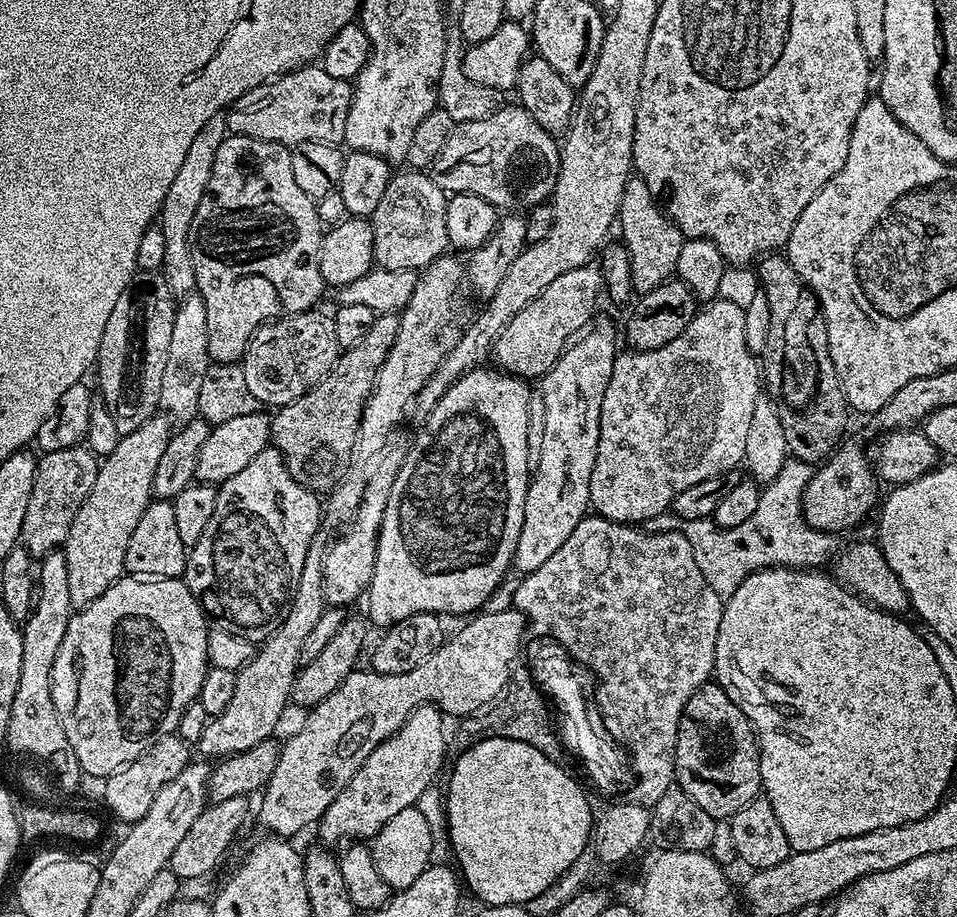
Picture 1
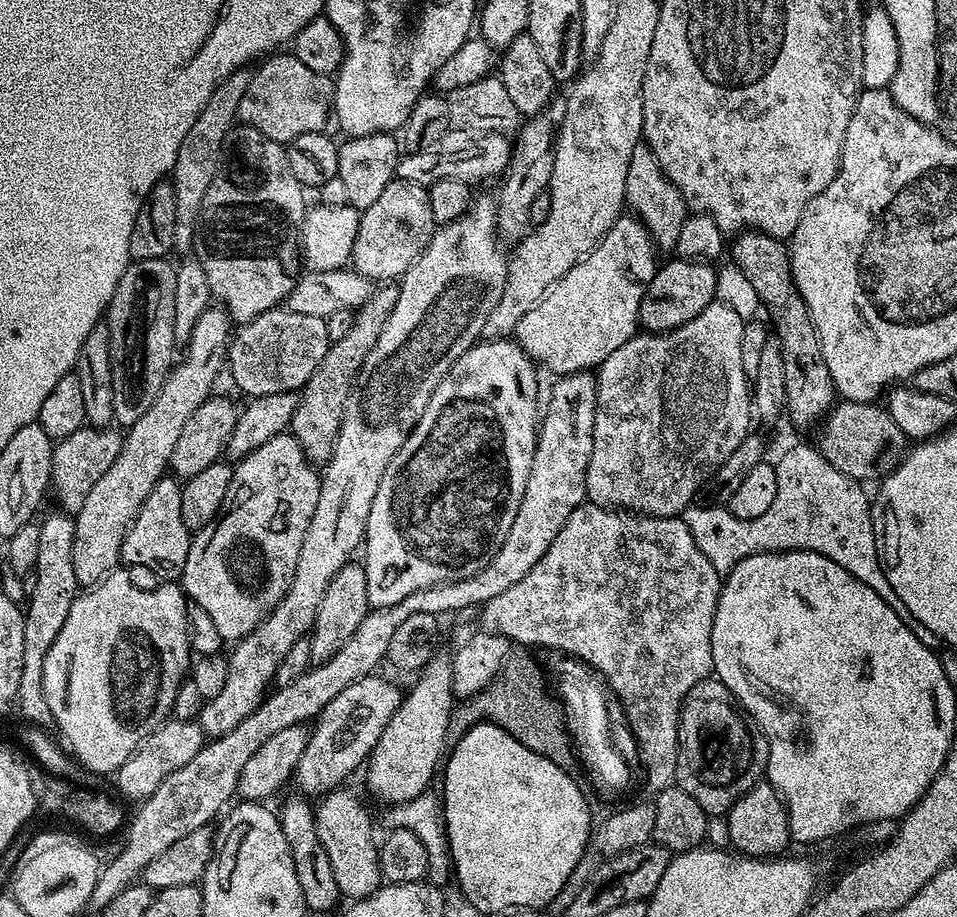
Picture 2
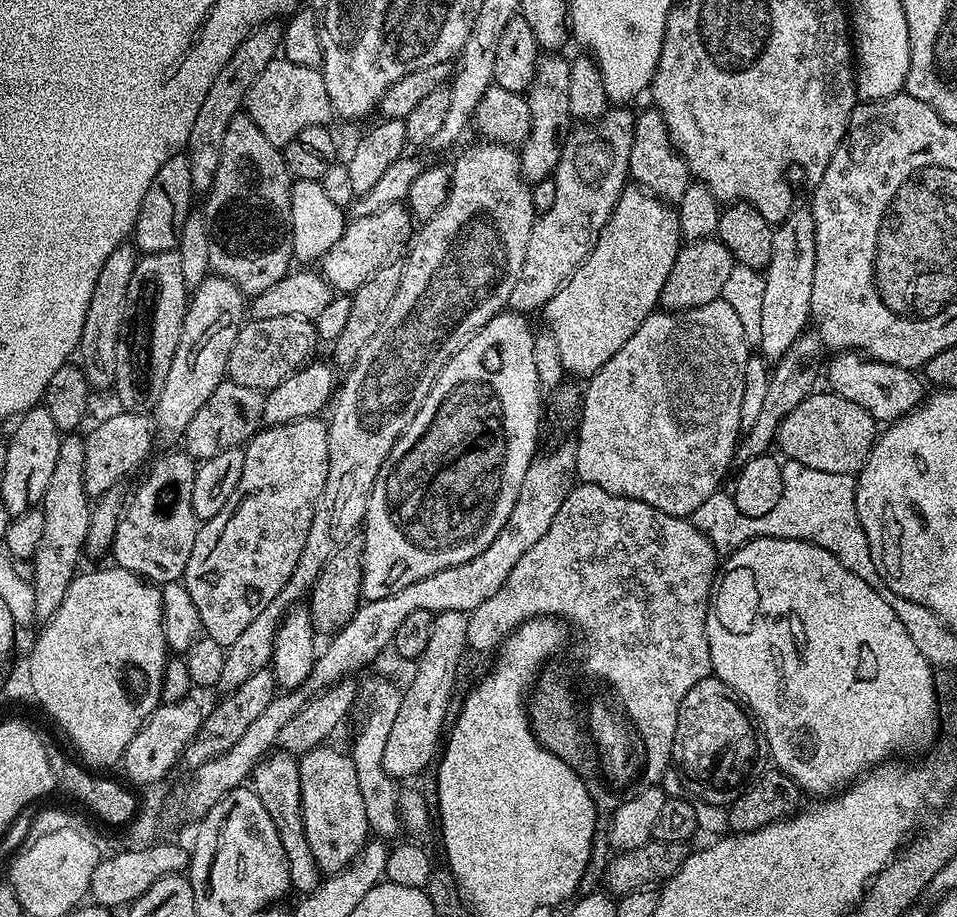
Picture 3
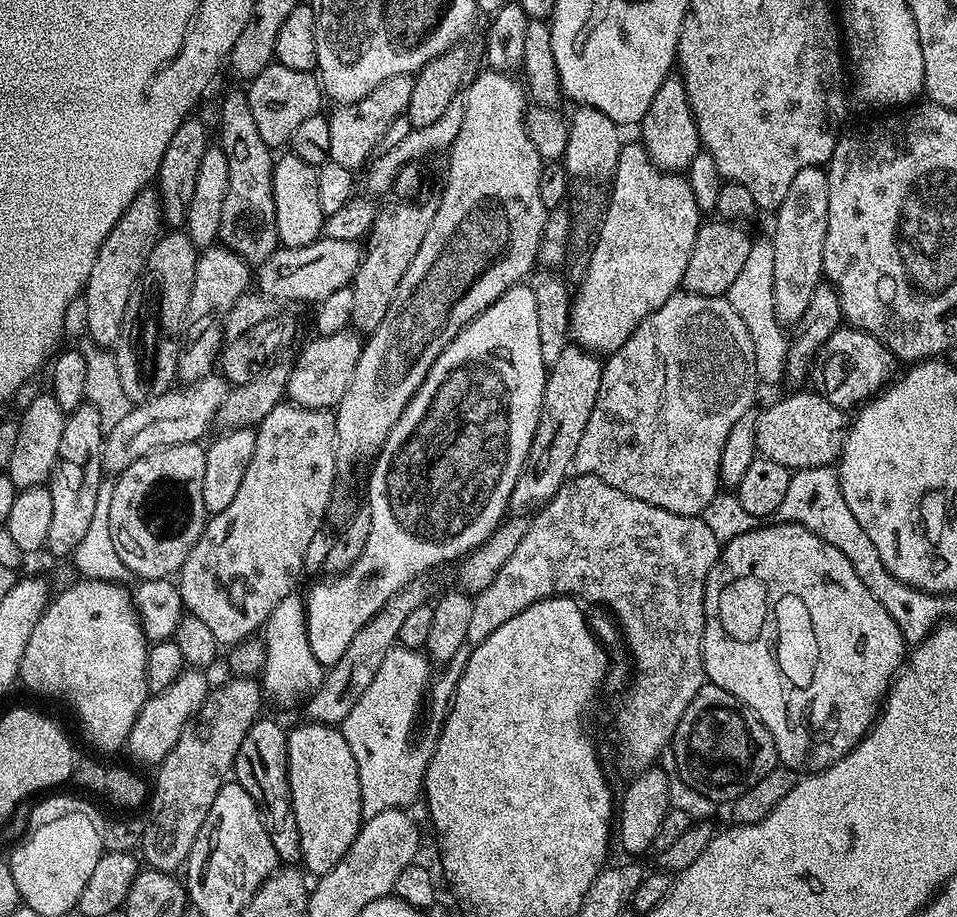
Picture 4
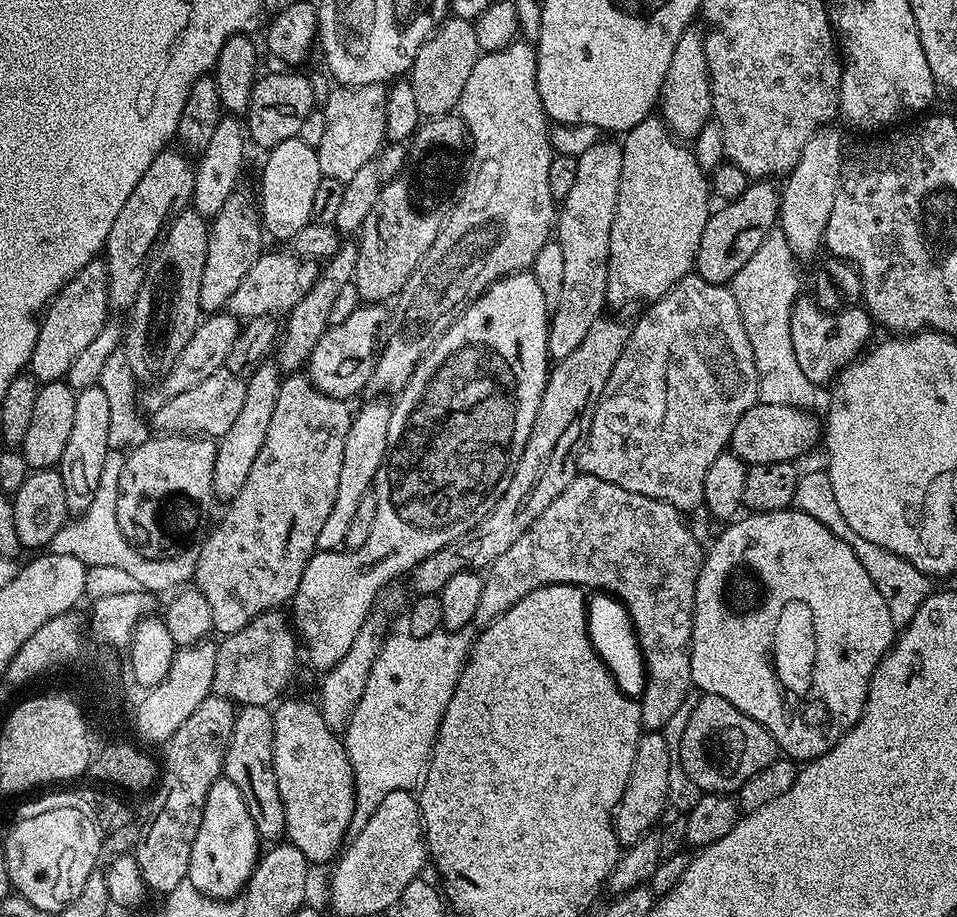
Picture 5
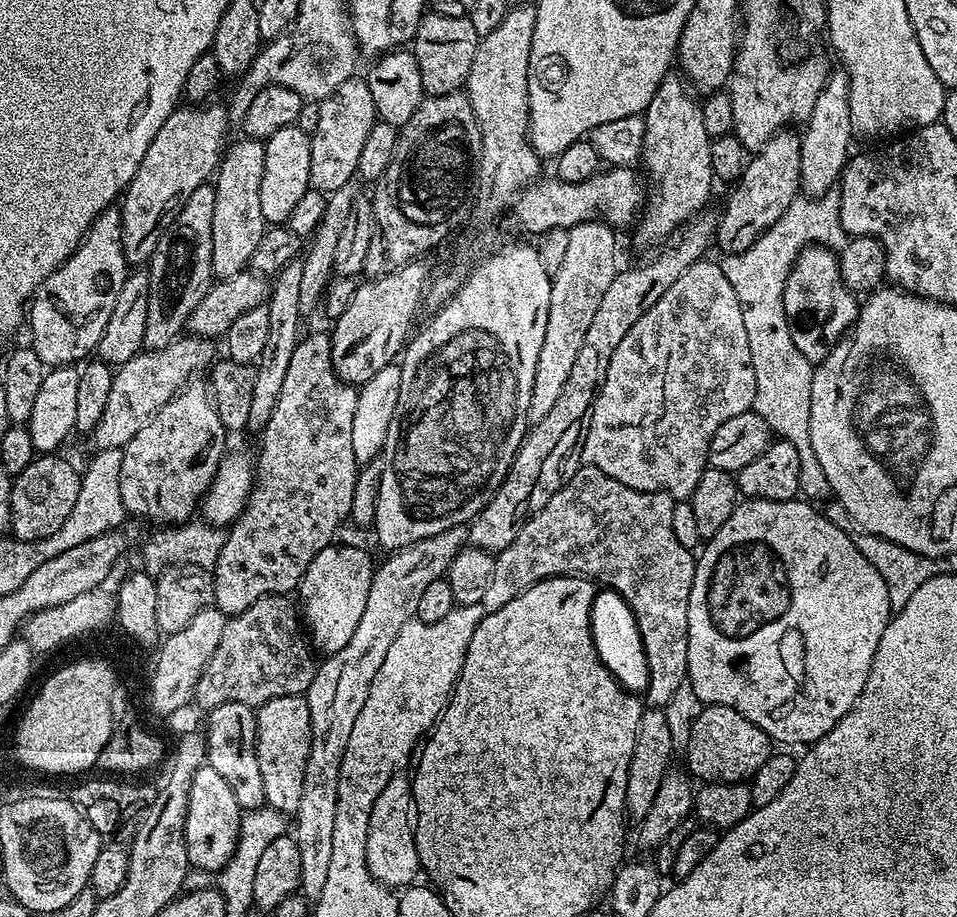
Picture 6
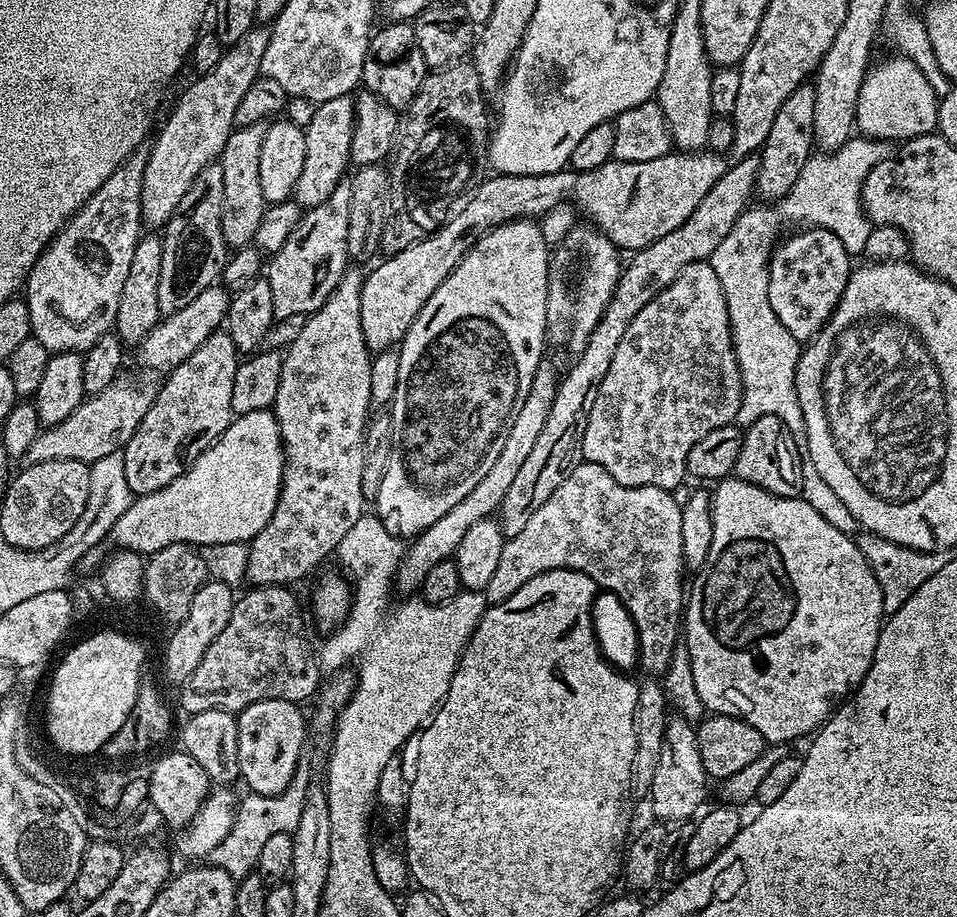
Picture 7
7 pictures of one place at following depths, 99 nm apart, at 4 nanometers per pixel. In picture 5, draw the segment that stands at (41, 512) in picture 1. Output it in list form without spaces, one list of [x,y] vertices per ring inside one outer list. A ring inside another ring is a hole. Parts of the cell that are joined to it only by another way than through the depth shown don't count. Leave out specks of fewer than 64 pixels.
[[[225,366],[214,370],[214,374],[198,382],[198,386],[170,398],[165,404],[159,404],[151,413],[152,424],[164,434],[219,438],[224,436],[226,430],[230,430],[230,425],[238,419],[242,402],[246,402],[245,377],[230,374],[230,370]]]

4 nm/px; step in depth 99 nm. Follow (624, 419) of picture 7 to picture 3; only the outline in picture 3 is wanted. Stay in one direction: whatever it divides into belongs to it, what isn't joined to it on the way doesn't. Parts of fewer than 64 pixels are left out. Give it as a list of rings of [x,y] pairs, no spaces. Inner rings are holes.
[[[722,298],[714,302],[706,302],[706,306],[698,306],[685,312],[663,310],[653,312],[646,318],[646,322],[642,322],[642,326],[638,326],[638,330],[634,330],[626,346],[622,346],[622,350],[618,350],[618,354],[614,354],[610,362],[606,362],[597,372],[592,373],[587,381],[588,389],[586,387],[583,389],[578,413],[580,433],[577,434],[576,440],[574,439],[576,475],[579,483],[602,486],[602,490],[610,494],[618,494],[631,500],[641,500],[671,516],[691,517],[692,512],[698,510],[698,506],[702,506],[706,498],[710,498],[710,494],[718,491],[723,485],[720,483],[723,482],[728,467],[733,467],[736,446],[742,436],[740,426],[742,386],[744,385],[744,363],[749,355],[750,345],[744,337],[742,322],[738,322],[738,314],[734,314],[734,309]]]

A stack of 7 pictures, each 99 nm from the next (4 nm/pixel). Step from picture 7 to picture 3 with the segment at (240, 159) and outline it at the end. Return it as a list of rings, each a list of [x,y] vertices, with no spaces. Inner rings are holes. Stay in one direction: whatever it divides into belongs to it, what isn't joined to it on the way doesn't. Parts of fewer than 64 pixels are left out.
[[[209,274],[195,288],[194,295],[188,301],[188,312],[184,316],[184,329],[180,332],[180,340],[174,345],[174,358],[170,362],[170,374],[166,374],[166,386],[162,386],[162,394],[154,409],[154,424],[164,436],[183,437],[186,426],[190,426],[190,418],[202,410],[206,398],[218,390],[228,374],[230,350],[234,350],[234,338],[238,338],[240,329],[246,320],[246,297],[240,287],[226,278]]]

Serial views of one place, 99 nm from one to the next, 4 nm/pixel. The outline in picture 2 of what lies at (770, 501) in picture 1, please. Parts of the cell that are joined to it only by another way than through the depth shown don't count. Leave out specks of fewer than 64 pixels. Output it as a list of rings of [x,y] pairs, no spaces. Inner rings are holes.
[[[796,444],[781,454],[775,461],[778,474],[778,494],[774,494],[774,503],[766,514],[758,518],[743,520],[734,518],[727,506],[711,502],[696,502],[684,509],[682,518],[686,522],[686,530],[694,534],[694,542],[698,542],[698,550],[710,558],[710,566],[721,574],[726,574],[742,558],[750,558],[763,552],[813,552],[830,558],[830,562],[838,562],[842,570],[854,574],[858,582],[866,582],[910,630],[914,630],[914,638],[922,642],[922,646],[936,650],[941,647],[938,634],[919,624],[910,614],[910,610],[894,594],[894,586],[886,579],[882,570],[882,562],[878,558],[878,546],[872,521],[873,501],[864,493],[865,485],[858,480],[851,480],[842,470],[834,470],[830,462],[817,447],[808,444]]]

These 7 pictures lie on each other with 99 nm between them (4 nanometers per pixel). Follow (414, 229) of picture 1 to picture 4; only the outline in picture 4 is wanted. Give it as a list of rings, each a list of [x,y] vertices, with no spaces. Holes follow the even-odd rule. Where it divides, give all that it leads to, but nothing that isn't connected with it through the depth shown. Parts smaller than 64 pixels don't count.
[[[324,236],[312,244],[297,248],[277,247],[270,258],[259,265],[254,276],[255,287],[269,300],[314,300],[321,302],[336,290],[351,285],[360,265],[362,248],[357,241],[342,242],[336,238]]]

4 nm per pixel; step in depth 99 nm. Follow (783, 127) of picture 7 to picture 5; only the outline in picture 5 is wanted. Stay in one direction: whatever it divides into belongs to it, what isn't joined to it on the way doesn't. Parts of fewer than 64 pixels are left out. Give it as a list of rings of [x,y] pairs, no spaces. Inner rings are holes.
[[[752,182],[749,183],[748,189],[736,200],[730,200],[719,205],[720,209],[713,211],[706,222],[706,230],[702,230],[702,238],[698,246],[696,255],[695,275],[706,278],[708,282],[715,284],[727,285],[750,262],[754,250],[762,246],[762,242],[767,238],[769,232],[777,227],[778,217],[780,215],[780,192],[772,182]]]

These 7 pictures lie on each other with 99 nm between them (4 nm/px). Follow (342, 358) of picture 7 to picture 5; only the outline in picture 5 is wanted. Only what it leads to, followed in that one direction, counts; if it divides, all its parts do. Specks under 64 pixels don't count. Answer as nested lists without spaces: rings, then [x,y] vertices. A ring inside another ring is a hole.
[[[288,374],[281,379],[278,398],[274,402],[274,415],[270,418],[270,427],[266,429],[266,442],[262,442],[262,450],[258,450],[258,458],[254,458],[254,466],[250,469],[250,474],[246,477],[241,492],[225,507],[228,509],[225,510],[220,525],[208,537],[206,537],[207,535],[203,537],[204,545],[199,545],[198,548],[200,557],[196,563],[194,584],[206,596],[206,602],[210,602],[212,627],[217,633],[227,634],[242,630],[242,626],[246,626],[246,622],[250,622],[258,614],[279,609],[284,606],[280,604],[286,603],[287,600],[289,603],[295,597],[298,582],[302,582],[302,570],[306,570],[310,558],[317,553],[318,534],[321,533],[322,526],[325,525],[326,518],[329,517],[337,497],[338,474],[341,473],[343,450],[346,441],[354,432],[354,412],[348,407],[350,407],[349,401],[322,394],[322,390],[315,388],[307,375]]]

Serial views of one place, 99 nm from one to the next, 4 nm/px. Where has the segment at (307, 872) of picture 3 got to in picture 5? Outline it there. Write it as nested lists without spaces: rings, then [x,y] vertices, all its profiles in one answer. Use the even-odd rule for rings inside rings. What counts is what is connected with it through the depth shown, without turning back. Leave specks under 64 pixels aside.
[[[245,704],[237,711],[223,770],[227,780],[234,782],[242,793],[242,802],[246,802],[246,810],[250,810],[256,832],[264,842],[280,842],[286,836],[286,810],[282,806],[282,794],[278,794],[278,778],[274,778],[272,713],[273,709],[263,704]]]

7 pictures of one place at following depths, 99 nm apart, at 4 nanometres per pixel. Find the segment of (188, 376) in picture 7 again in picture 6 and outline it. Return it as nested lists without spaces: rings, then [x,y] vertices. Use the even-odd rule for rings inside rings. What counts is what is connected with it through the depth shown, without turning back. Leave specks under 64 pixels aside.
[[[195,384],[166,402],[123,448],[118,486],[129,517],[141,516],[156,524],[183,526],[197,515],[204,495],[214,482],[229,447],[230,433],[212,403],[209,389]]]

